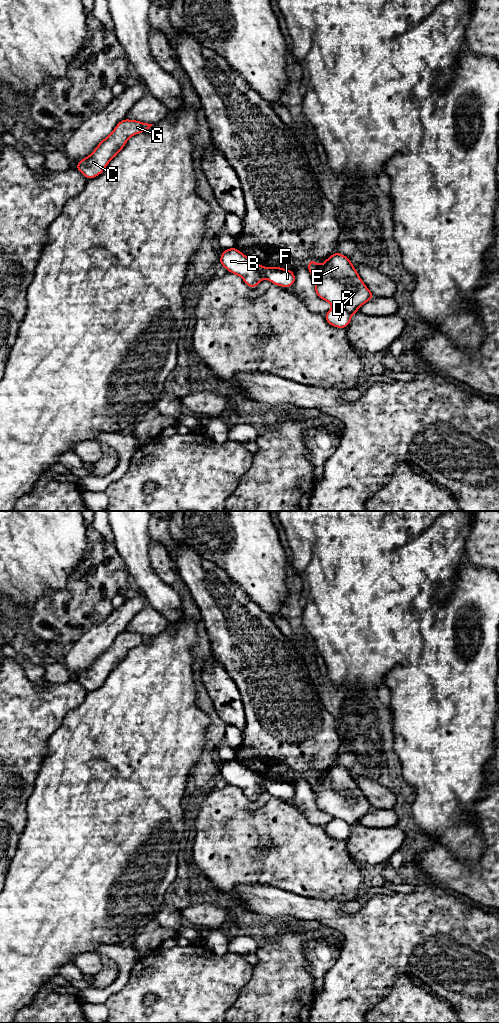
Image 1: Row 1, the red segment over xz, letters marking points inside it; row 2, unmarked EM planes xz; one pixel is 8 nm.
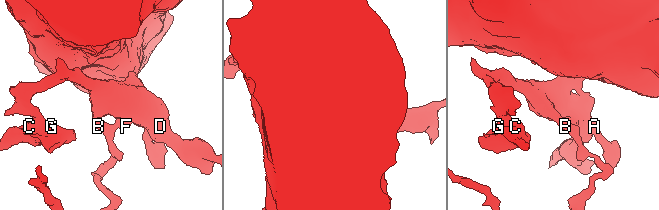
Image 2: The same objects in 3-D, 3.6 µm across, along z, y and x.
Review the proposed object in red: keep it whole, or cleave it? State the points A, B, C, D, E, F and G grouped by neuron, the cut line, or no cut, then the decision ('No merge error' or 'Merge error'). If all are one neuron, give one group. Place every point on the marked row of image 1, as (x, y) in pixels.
Groups: A F / B C D E G. Split along xz (334, 305), (340, 306), (352, 314). Merge error

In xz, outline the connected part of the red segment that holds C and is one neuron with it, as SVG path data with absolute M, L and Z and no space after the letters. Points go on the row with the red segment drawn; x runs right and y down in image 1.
M123 119L113 132L103 139L95 150L85 159L81 159L75 166L90 180L100 175L107 164L123 149L127 140L138 133L146 132L153 124L137 120Z

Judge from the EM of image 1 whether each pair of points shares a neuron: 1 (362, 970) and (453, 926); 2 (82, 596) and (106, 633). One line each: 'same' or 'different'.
1: same
2: different

